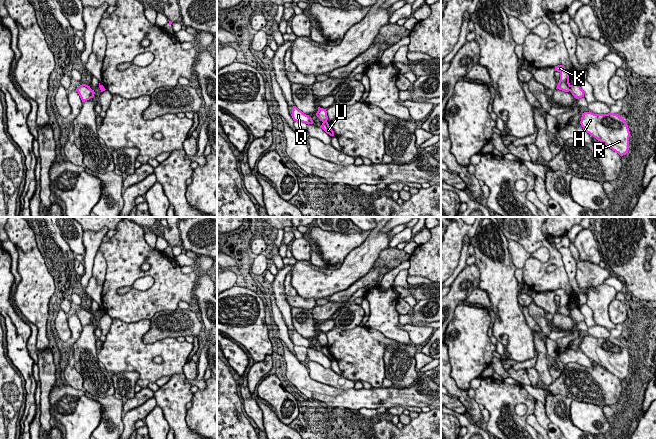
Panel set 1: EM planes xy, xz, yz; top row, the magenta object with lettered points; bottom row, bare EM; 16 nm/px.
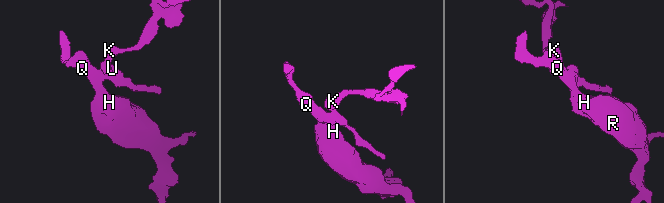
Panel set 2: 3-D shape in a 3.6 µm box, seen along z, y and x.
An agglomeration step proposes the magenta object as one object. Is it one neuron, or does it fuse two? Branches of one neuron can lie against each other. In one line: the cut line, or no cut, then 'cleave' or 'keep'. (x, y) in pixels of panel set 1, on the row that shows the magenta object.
cut yz (569, 85), (570, 90); cleave

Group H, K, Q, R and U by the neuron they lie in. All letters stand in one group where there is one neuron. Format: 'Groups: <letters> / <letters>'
Groups: H Q R U / K

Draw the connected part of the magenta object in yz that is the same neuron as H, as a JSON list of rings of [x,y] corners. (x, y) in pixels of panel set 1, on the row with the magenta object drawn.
[[[584,112],[582,113],[580,124],[587,133],[620,156],[627,154],[630,131],[620,115]]]

